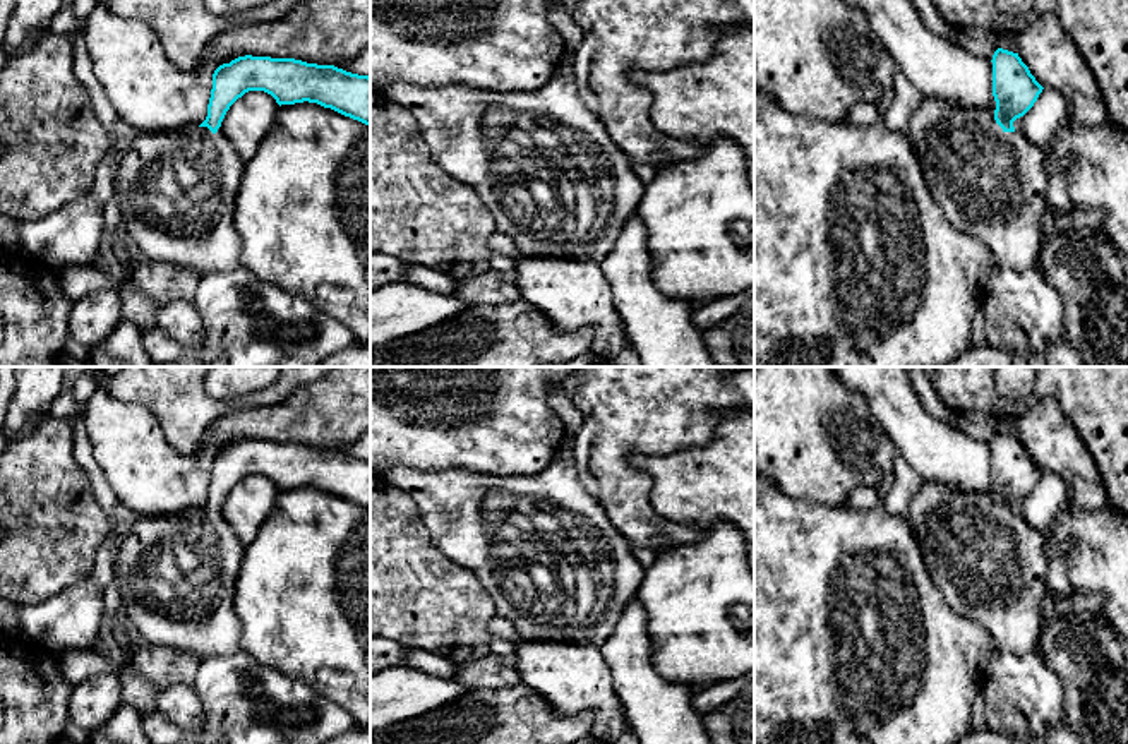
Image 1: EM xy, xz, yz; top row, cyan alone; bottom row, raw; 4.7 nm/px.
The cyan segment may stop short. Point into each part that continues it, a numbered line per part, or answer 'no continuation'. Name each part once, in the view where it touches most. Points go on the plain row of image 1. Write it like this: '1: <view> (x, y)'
1: yz (991, 568)

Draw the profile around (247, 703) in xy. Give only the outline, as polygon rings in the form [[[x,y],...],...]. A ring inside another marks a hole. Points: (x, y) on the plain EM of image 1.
[[[242,650],[199,660],[192,687],[204,708],[204,730],[219,732],[225,744],[326,744],[357,727],[345,708]]]

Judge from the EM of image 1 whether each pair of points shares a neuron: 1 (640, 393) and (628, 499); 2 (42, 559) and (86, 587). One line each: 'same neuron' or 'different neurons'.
1: same neuron
2: different neurons

